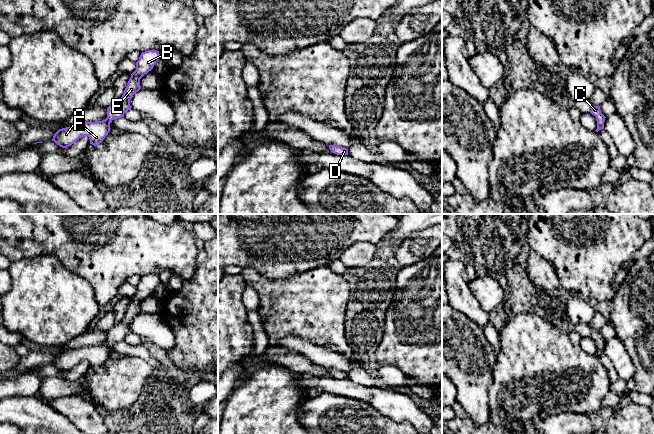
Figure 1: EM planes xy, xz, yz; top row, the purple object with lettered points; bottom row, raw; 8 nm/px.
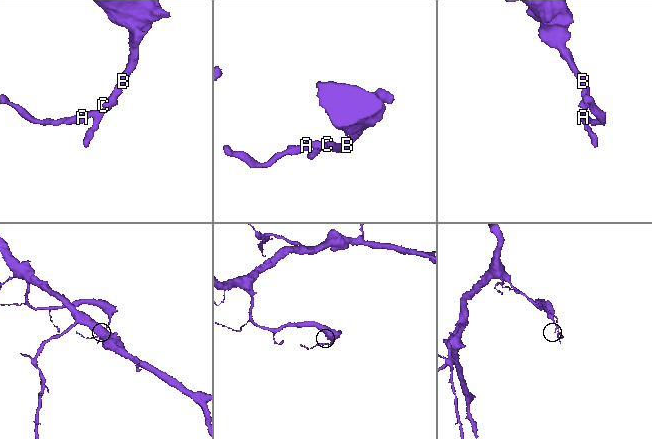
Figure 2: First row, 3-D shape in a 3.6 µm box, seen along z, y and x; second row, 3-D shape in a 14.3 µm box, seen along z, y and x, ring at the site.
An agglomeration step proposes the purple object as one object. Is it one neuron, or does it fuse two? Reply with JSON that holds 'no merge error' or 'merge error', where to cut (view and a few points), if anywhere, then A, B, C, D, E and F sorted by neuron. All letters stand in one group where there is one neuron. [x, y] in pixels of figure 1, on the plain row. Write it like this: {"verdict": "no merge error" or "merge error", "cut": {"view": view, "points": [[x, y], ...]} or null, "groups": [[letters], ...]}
{"verdict": "no merge error", "cut": null, "groups": [["A", "B", "C", "D", "E", "F"]]}

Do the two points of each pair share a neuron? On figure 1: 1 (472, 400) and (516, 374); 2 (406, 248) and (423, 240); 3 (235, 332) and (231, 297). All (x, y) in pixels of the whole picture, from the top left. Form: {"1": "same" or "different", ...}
{"1": "different", "2": "same", "3": "same"}

